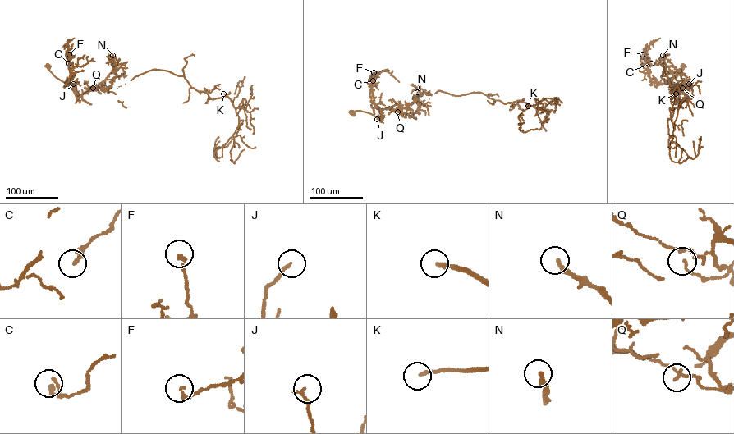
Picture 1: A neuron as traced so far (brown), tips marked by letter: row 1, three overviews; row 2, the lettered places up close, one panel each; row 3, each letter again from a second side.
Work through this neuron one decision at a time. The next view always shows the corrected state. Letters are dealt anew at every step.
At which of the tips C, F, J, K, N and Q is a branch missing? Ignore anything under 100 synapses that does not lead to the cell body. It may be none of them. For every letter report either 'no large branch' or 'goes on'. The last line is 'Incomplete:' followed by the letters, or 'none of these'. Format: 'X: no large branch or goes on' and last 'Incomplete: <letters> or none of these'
C: no large branch
F: no large branch
J: no large branch
K: goes on
N: no large branch
Q: no large branch
Incomplete: K

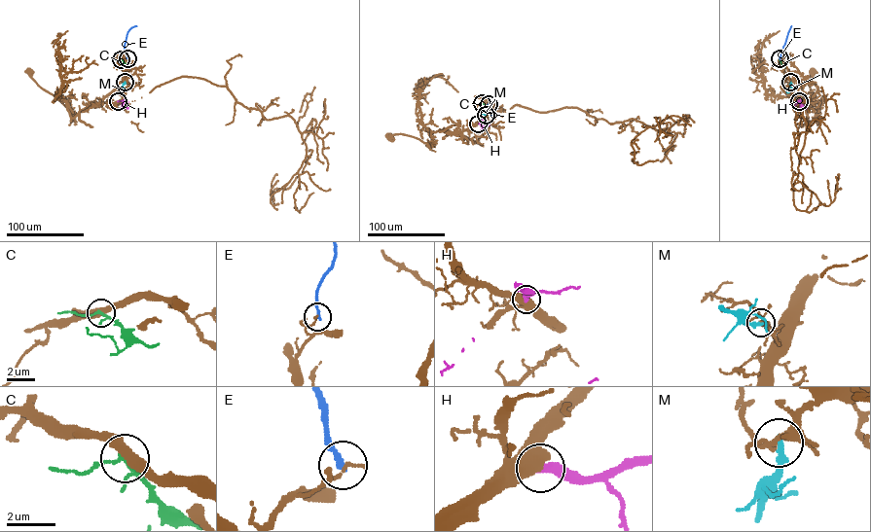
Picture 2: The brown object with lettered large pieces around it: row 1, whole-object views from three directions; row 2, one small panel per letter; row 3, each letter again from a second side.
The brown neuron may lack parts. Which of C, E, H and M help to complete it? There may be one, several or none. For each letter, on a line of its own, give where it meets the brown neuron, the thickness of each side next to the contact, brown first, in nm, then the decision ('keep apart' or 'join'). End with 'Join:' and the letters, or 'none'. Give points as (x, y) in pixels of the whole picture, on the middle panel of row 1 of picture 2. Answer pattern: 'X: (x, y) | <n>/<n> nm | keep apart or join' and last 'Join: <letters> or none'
C: (482, 103) | 440/130 nm | keep apart
E: (489, 104) | 150/240 nm | keep apart
H: (478, 124) | 750/460 nm | join
M: (486, 115) | 170/320 nm | keep apart
Join: H

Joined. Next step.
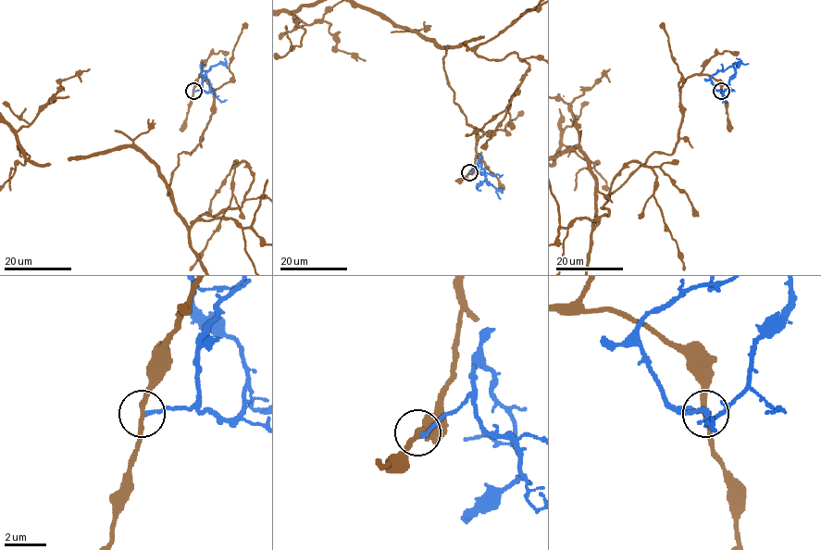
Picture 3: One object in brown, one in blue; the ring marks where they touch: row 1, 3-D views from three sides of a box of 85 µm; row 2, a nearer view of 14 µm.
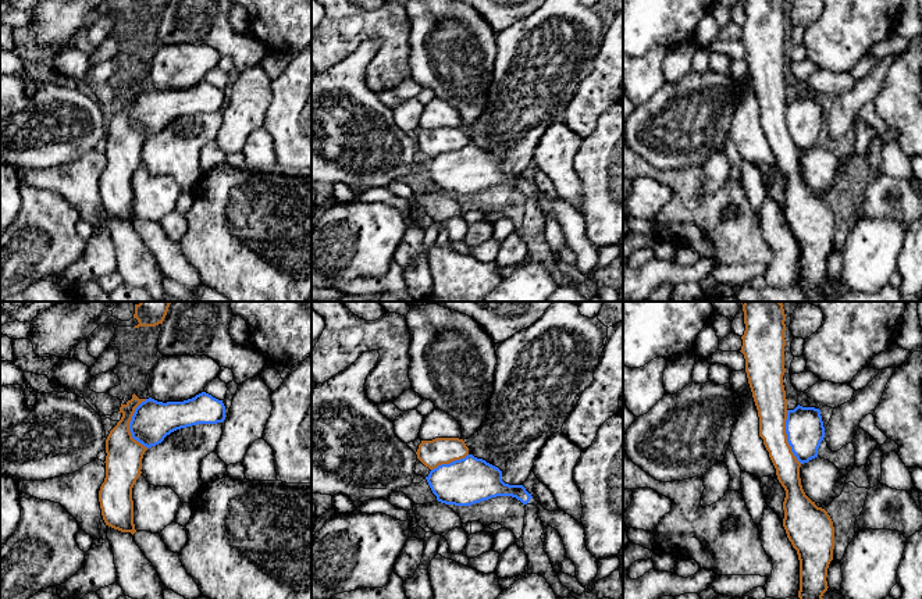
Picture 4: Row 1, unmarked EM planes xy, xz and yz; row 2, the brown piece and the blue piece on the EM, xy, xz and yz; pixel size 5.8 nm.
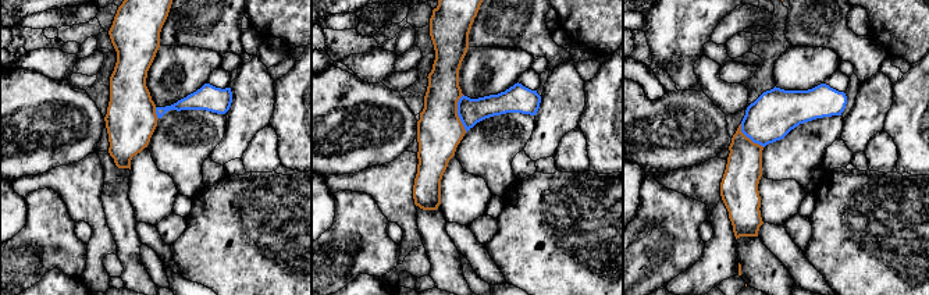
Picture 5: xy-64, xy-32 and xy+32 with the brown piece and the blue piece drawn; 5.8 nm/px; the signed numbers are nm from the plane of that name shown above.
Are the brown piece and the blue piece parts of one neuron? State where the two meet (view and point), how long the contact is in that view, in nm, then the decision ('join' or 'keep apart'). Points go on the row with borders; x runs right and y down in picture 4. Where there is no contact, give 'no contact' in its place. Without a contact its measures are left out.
xy (128, 425) | 280 nm | keep apart

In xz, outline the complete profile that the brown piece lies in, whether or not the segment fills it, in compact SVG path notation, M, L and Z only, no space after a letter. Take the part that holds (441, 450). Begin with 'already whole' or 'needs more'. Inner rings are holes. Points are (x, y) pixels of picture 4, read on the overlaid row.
already whole; M435 438L432 441L421 441L416 454L426 467L434 470L441 464L464 459L469 454L469 448L459 438Z

